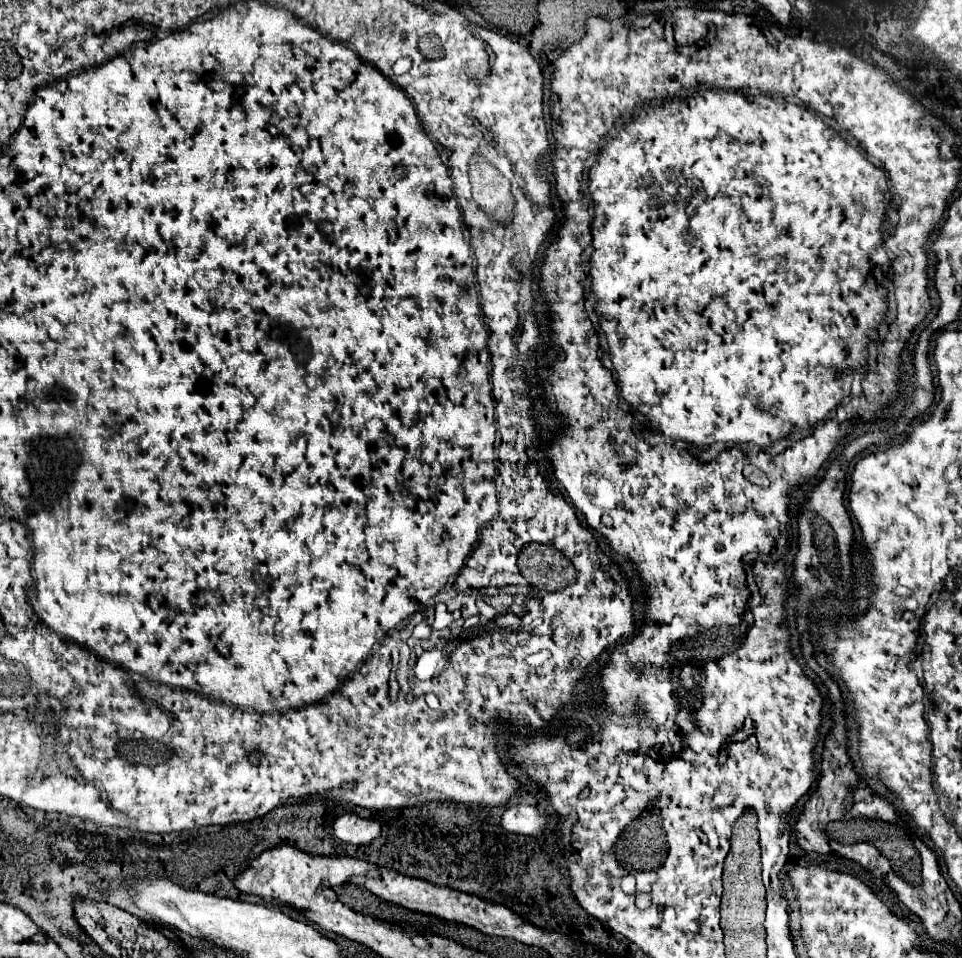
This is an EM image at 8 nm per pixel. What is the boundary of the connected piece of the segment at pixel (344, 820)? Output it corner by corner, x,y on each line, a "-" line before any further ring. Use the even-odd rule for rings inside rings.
348,812
336,818
334,834
348,844
370,844
374,838
380,836
380,822
372,818
360,818
358,814

